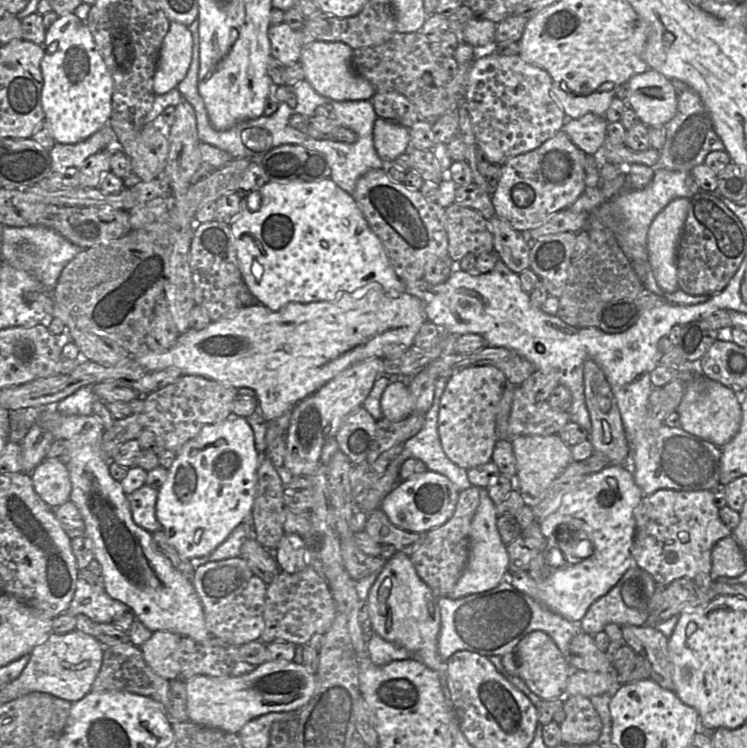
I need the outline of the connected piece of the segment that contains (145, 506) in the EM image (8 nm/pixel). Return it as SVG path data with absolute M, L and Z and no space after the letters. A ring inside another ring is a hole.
M146 484L127 495L134 522L142 529L154 533L162 529L156 518L155 507L158 499L158 490Z

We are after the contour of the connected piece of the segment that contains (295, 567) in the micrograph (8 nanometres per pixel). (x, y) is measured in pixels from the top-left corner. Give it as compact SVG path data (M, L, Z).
M285 533L274 557L281 571L290 574L302 571L308 566L304 538L298 534Z

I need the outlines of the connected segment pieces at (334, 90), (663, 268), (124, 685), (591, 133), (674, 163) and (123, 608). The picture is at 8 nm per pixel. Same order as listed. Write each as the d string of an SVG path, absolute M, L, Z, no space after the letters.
M315 40L303 46L300 63L305 73L305 80L320 95L336 101L371 100L375 87L352 67L353 49L342 42L325 42Z
M676 198L652 221L647 237L649 262L661 289L673 293L679 290L677 280L677 250L687 219L690 200Z
M132 643L105 647L102 666L91 691L123 691L144 695L161 703L171 717L170 680L156 674L147 665L140 647Z
M587 113L578 119L567 119L563 130L580 150L594 156L606 142L607 124L605 117Z
M671 80L677 95L678 106L674 118L666 125L666 140L659 151L658 167L670 171L690 172L704 163L706 156L714 151L725 151L725 145L714 129L711 113L696 90L687 83Z
M78 578L73 599L65 613L74 617L84 614L95 623L114 623L127 611L131 611L130 607L113 599L104 587L91 585L83 578Z

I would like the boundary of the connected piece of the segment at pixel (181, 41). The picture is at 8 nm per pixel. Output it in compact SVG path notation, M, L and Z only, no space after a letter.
M170 22L153 76L155 95L169 92L183 80L191 63L192 48L193 37L188 27L178 22Z

